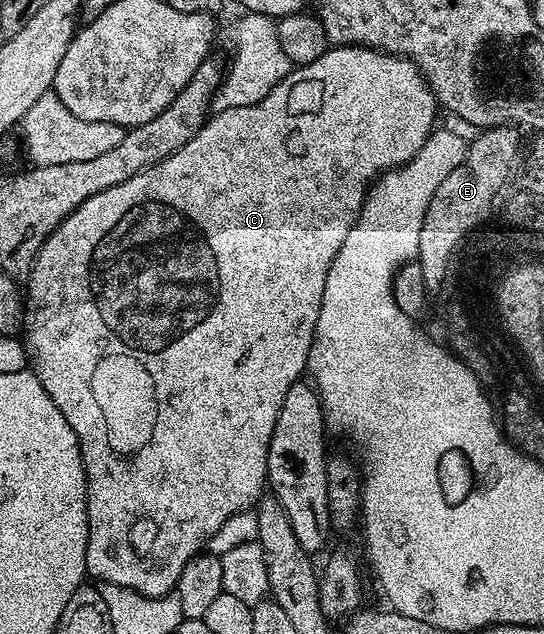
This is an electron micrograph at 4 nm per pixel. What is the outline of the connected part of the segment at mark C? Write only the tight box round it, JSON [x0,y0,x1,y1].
[24,46,440,597]

